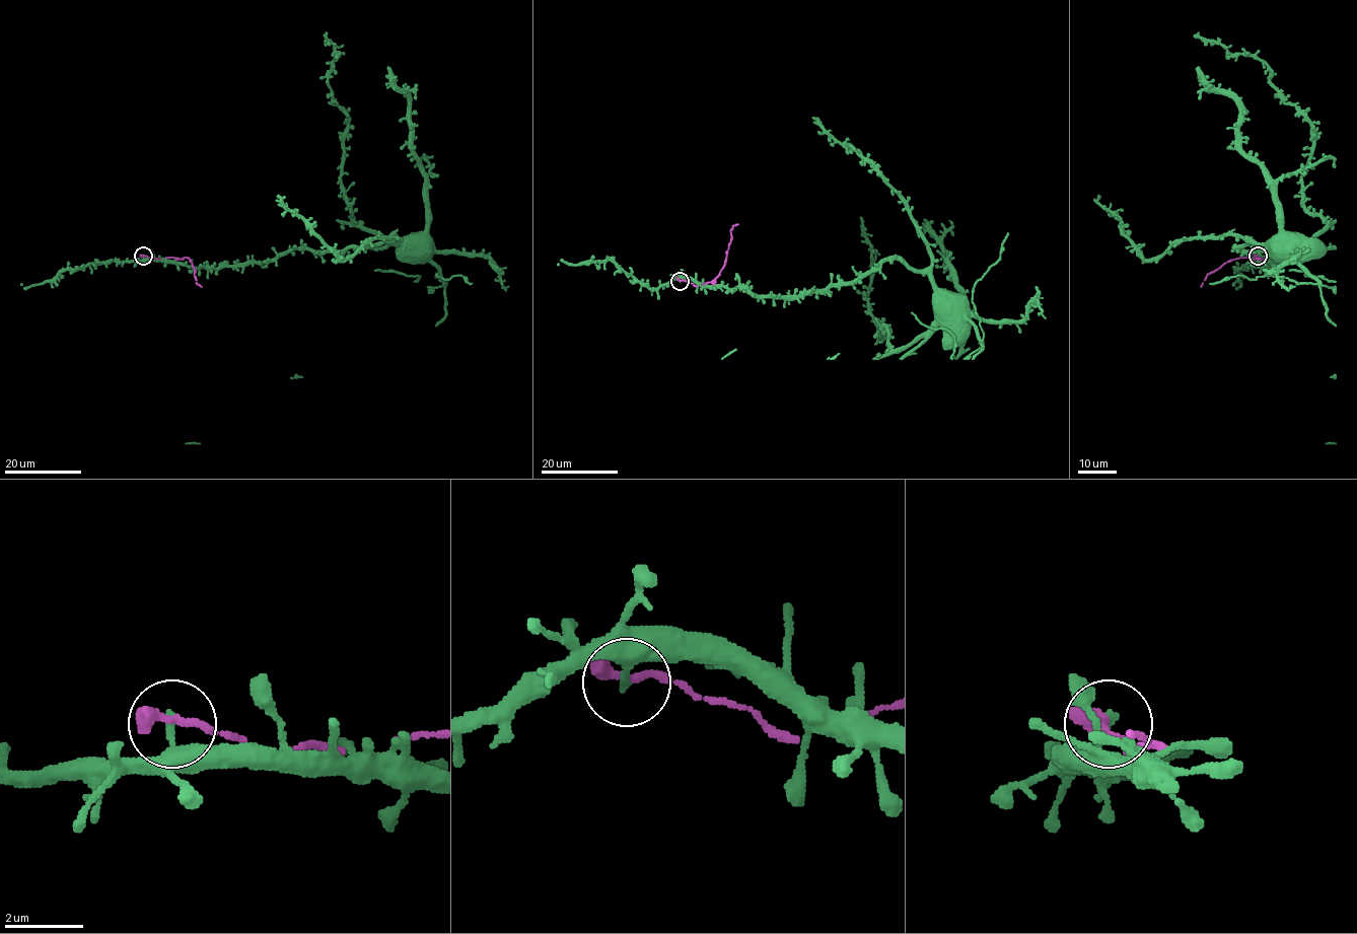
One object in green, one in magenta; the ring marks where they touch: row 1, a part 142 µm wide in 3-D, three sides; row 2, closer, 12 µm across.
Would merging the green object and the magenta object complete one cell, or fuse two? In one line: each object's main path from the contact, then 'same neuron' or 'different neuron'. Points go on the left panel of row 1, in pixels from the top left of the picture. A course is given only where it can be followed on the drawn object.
course green (143, 256), (218, 267), (399, 244), (352, 215), (340, 172), (349, 118), (333, 102), (324, 34); course magenta (143, 256), (188, 258), (195, 269), (196, 283), (202, 287); different neuron

